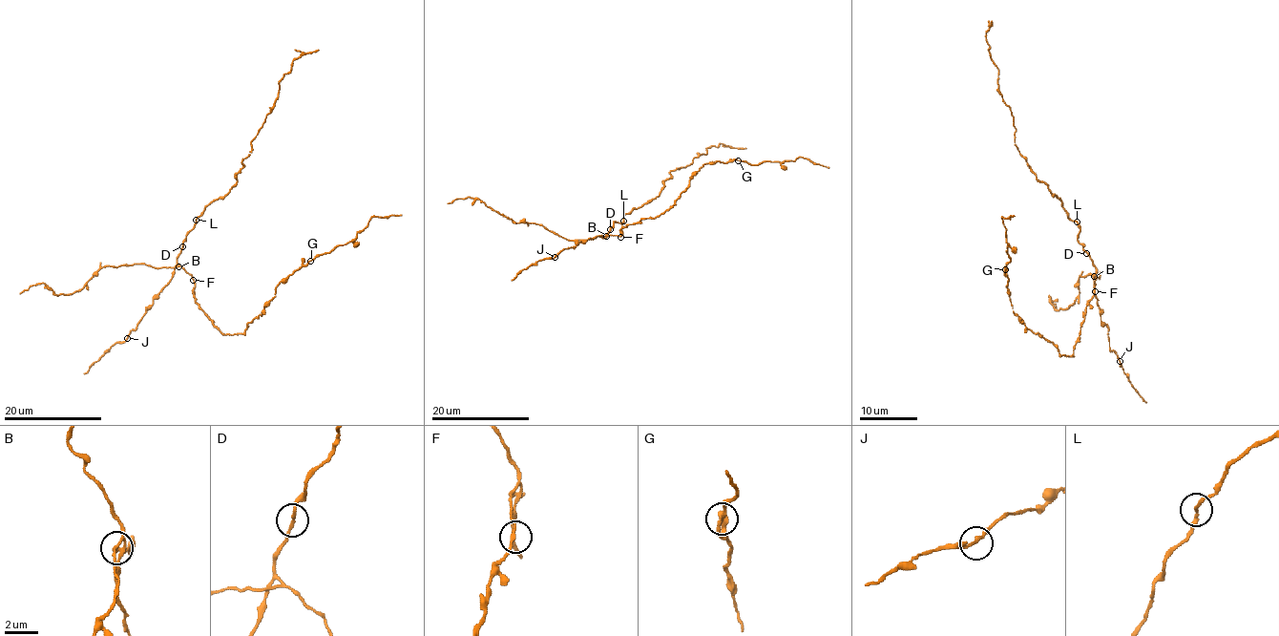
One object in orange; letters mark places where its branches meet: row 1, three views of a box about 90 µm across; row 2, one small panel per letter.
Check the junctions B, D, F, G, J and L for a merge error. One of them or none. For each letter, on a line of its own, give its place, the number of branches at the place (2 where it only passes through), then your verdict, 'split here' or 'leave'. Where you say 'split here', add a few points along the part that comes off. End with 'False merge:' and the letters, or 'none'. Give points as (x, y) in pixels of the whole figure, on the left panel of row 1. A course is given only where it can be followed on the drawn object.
B: place (178, 266); branches 4; split here; course (178, 266), (103, 266), (70, 294), (56, 295), (43, 284), (32, 285), (20, 293)
D: place (182, 246); branches 2; leave
F: place (193, 280); branches 2; leave
G: place (310, 261); branches 2; leave
J: place (127, 338); branches 2; leave
L: place (196, 220); branches 2; leave
False merge: B

